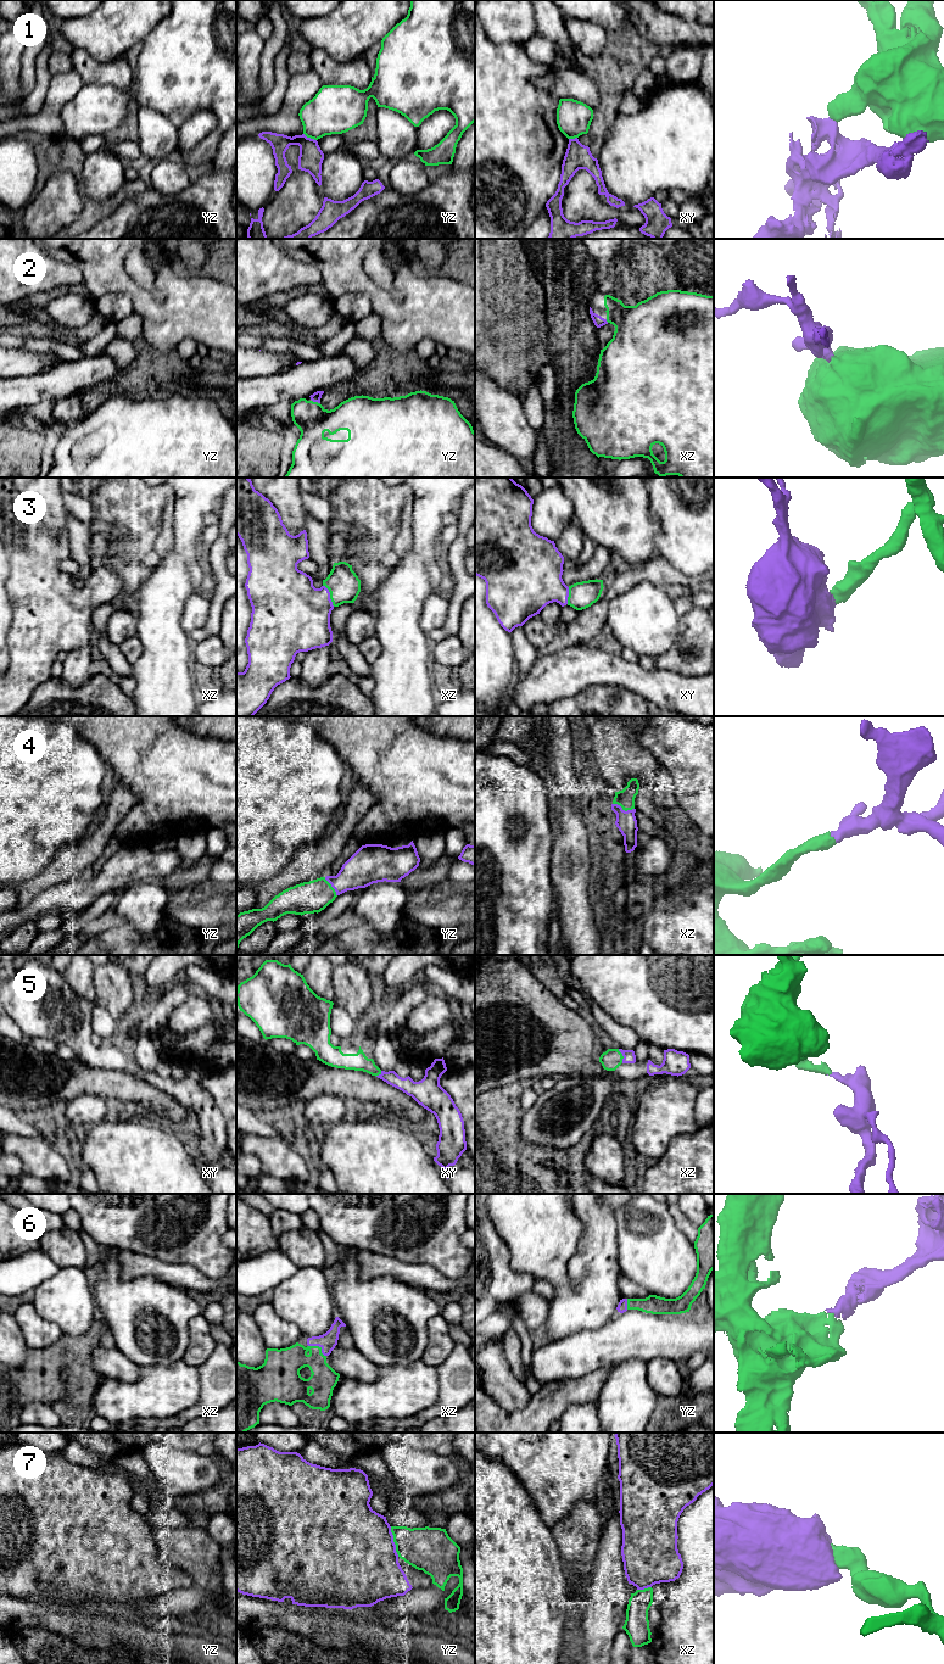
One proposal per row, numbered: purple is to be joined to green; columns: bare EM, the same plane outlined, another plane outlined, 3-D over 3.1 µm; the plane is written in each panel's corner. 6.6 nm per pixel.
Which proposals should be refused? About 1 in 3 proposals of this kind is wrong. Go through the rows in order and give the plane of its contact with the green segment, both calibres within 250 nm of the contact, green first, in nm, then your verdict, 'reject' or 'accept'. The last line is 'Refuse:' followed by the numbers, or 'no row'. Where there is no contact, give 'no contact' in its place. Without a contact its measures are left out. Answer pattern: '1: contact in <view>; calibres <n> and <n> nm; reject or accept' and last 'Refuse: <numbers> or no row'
1: contact in yz; calibres 320 and 160 nm; reject
2: contact in yz; calibres 220 and 60 nm; accept
3: contact in xz; calibres 220 and 420 nm; accept
4: contact in xz; calibres 120 and 140 nm; accept
5: contact in xz; calibres 140 and 80 nm; accept
6: contact in xz; calibres 200 and 120 nm; accept
7: contact in yz; calibres 300 and 500 nm; reject
Refuse: 1, 7

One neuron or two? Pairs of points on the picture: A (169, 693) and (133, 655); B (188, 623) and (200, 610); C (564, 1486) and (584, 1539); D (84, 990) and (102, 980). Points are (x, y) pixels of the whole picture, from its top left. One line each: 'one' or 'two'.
A: two
B: one
C: two
D: two

